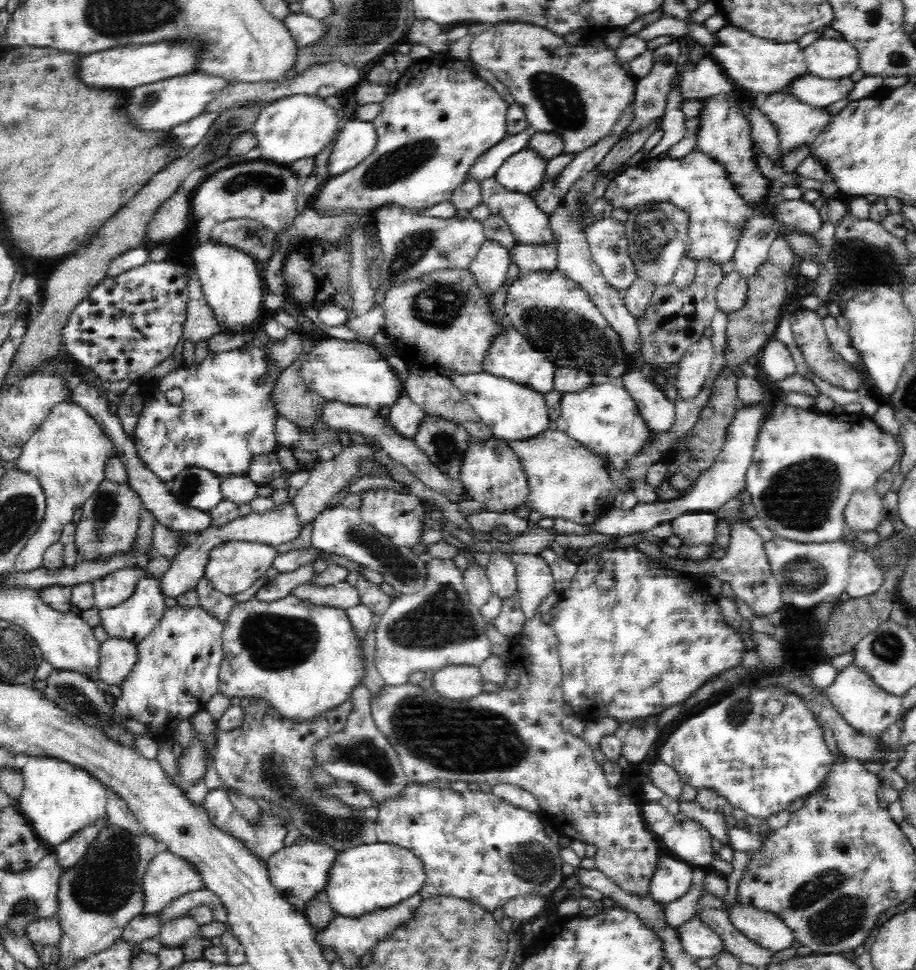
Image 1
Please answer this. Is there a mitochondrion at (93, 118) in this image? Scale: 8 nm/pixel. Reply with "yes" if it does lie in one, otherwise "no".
no

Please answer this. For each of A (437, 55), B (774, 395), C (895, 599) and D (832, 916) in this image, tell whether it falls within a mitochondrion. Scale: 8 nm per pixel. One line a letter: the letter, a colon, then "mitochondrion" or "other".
A: other
B: other
C: other
D: mitochondrion

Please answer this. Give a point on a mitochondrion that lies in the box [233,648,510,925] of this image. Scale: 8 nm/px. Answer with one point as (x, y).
(275, 776)

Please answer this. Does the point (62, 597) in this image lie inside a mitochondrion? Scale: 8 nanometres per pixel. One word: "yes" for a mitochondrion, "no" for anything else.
no

